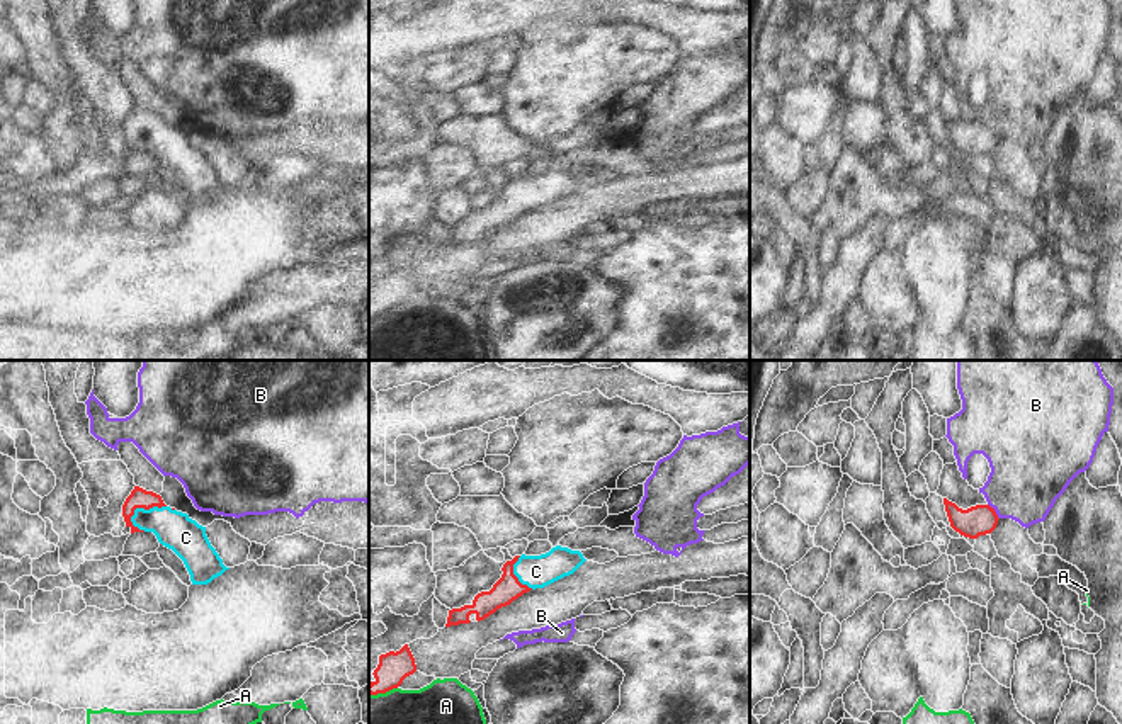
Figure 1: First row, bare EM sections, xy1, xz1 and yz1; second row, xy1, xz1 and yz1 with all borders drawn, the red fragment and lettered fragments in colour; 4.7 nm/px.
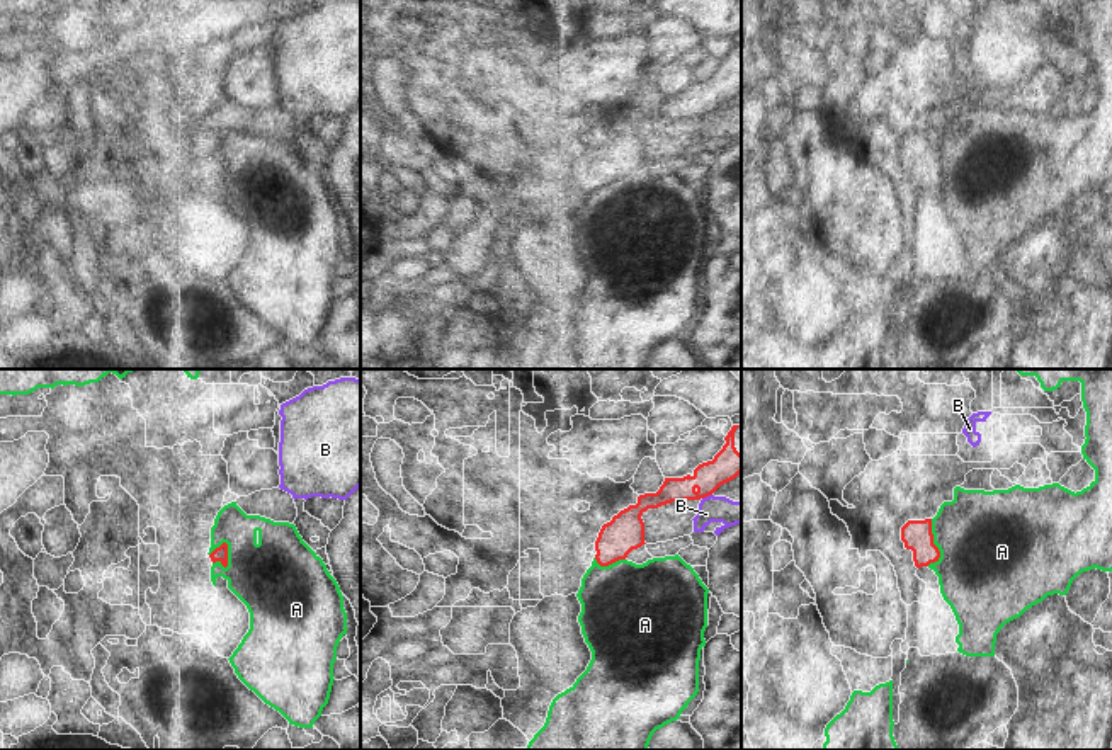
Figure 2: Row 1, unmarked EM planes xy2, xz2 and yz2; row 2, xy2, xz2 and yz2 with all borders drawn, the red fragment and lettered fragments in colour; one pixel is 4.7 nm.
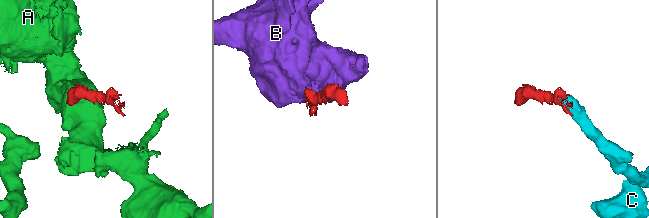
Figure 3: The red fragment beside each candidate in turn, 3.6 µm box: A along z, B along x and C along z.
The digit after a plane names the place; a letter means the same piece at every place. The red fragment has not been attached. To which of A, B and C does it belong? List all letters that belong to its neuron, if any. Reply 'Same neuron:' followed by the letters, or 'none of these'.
Same neuron: C

